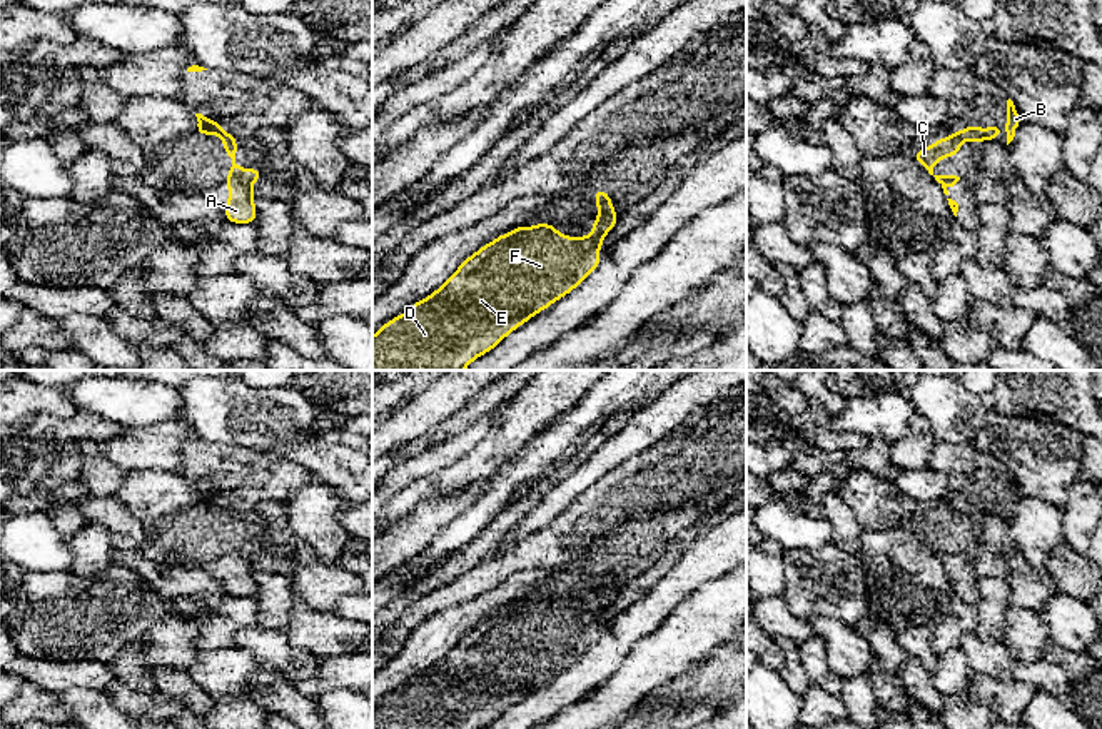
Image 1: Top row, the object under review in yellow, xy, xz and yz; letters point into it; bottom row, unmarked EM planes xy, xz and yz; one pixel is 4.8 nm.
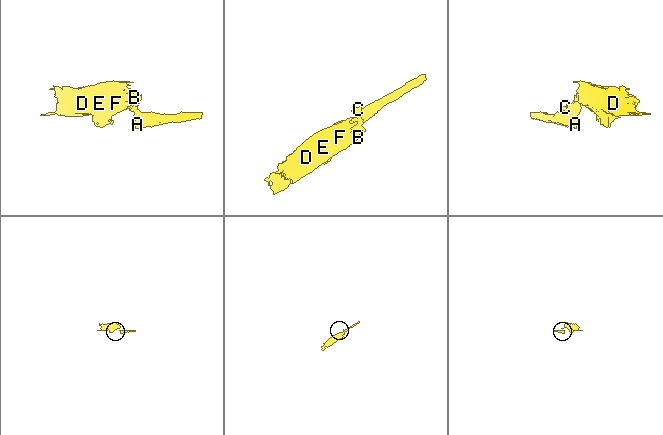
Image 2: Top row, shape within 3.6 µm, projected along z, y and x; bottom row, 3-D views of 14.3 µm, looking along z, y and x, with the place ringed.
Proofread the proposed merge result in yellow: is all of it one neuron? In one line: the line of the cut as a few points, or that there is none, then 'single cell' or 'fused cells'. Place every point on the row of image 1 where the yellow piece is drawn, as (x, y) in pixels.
cut xz (600, 206), (613, 214); fused cells

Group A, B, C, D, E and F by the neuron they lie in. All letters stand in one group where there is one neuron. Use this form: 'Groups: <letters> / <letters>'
Groups: A C / B D E F

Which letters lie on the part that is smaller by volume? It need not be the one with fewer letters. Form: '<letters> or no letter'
A, C

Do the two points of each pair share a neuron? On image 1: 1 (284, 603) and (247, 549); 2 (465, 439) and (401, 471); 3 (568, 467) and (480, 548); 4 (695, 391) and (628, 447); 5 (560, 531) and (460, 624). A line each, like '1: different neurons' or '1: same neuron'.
1: different neurons
2: same neuron
3: same neuron
4: same neuron
5: different neurons

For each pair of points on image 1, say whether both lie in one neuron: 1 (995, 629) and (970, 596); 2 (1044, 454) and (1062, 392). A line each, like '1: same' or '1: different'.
1: different
2: different

